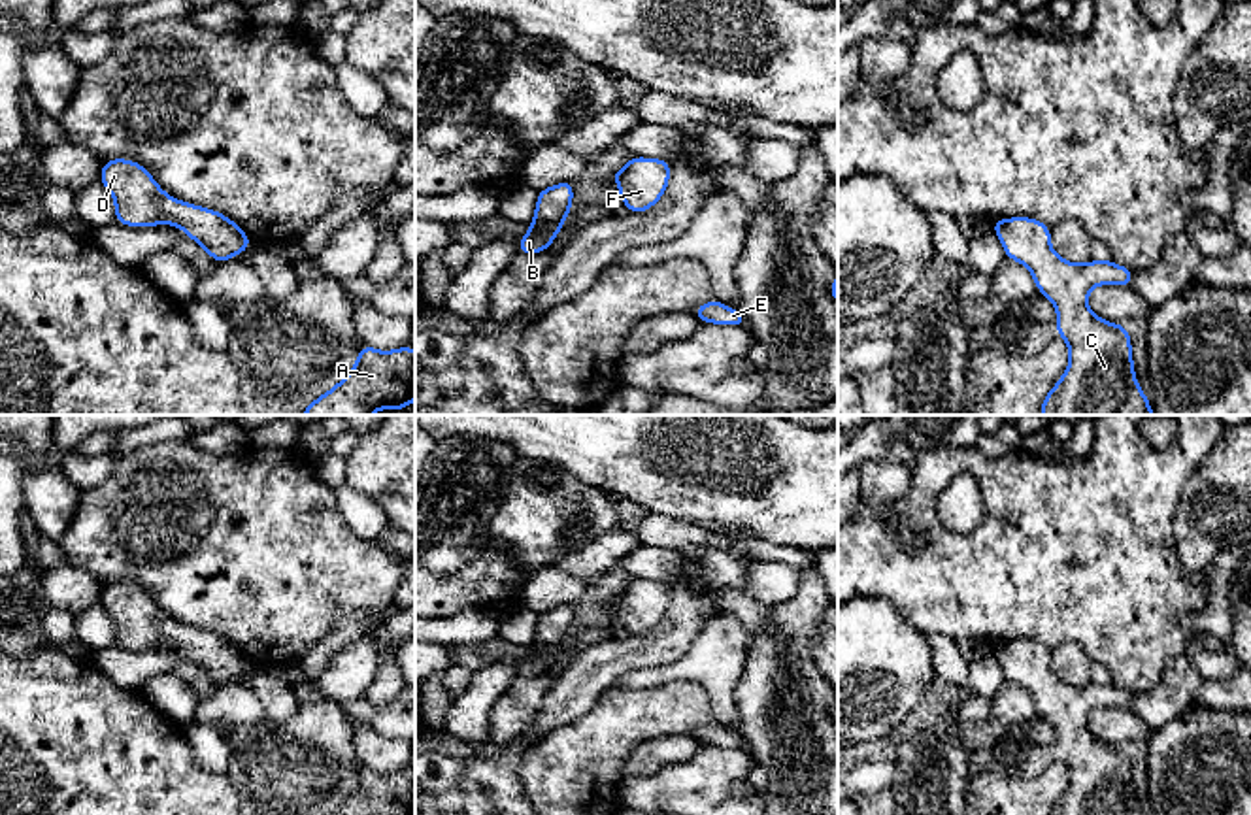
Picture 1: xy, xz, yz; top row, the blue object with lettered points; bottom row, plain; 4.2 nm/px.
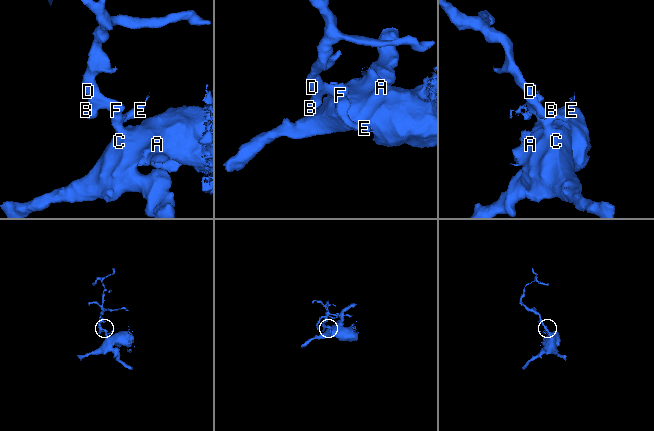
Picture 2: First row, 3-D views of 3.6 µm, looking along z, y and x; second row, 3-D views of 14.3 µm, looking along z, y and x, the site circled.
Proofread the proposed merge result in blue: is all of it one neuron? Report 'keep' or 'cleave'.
keep

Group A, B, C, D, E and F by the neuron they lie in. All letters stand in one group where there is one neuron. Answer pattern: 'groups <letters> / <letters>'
groups A B C D E F

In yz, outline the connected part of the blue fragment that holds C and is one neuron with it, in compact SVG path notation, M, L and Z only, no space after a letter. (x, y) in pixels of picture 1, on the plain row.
M1030 640L998 641L989 647L1004 670L1006 681L1028 690L1038 709L1057 730L1057 757L1070 772L1066 794L1049 815L1143 815L1136 804L1130 755L1125 747L1108 745L1094 738L1087 726L1089 713L1098 707L1130 709L1134 692L1109 683L1072 687L1051 672L1051 651Z

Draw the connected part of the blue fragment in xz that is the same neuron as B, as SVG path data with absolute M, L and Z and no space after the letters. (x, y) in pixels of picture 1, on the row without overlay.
M574 604L538 613L530 653L519 662L517 674L536 677L551 672L551 664L560 657L560 649L572 634L572 623Z

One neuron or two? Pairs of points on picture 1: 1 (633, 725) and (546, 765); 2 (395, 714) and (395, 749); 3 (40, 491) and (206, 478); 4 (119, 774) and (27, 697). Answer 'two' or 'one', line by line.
1: one
2: two
3: two
4: one

